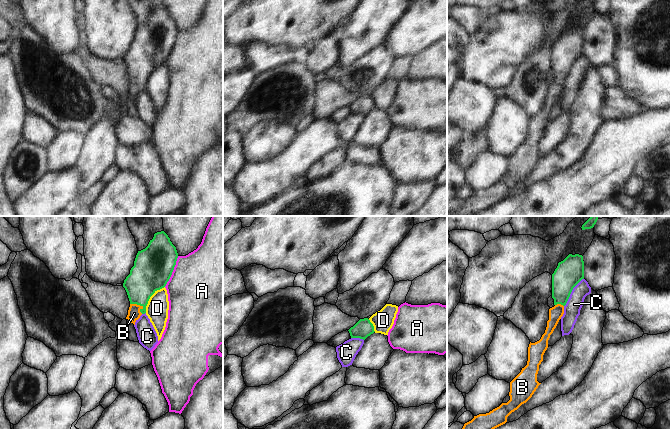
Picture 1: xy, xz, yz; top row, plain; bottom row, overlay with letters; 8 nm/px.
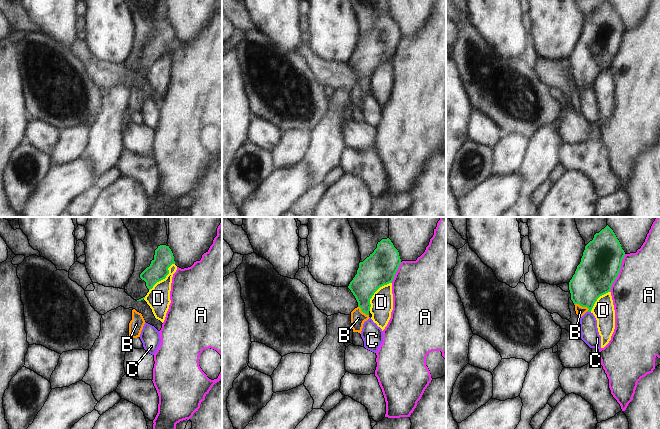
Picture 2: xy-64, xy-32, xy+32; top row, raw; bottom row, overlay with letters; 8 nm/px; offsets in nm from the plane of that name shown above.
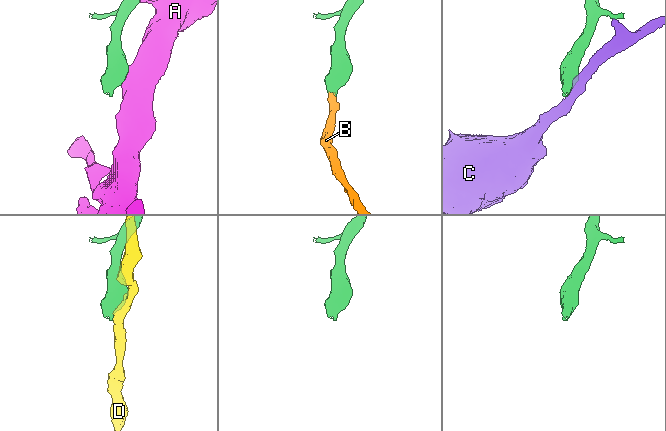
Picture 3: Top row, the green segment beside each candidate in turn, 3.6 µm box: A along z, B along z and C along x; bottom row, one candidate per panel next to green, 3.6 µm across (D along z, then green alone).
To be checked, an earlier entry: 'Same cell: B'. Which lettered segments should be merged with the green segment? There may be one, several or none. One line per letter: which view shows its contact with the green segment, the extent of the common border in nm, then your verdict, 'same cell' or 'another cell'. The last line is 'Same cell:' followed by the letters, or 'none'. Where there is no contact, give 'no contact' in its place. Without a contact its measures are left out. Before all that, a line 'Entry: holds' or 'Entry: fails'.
Entry: holds
A: contact in xy; length 280 nm; another cell
B: contact in xy; length 130 nm; same cell
C: contact in yz; length 280 nm; another cell
D: contact in xy; length 260 nm; another cell
Same cell: B

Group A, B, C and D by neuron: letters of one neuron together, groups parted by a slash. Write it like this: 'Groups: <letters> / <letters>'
Groups: A / B / C / D

